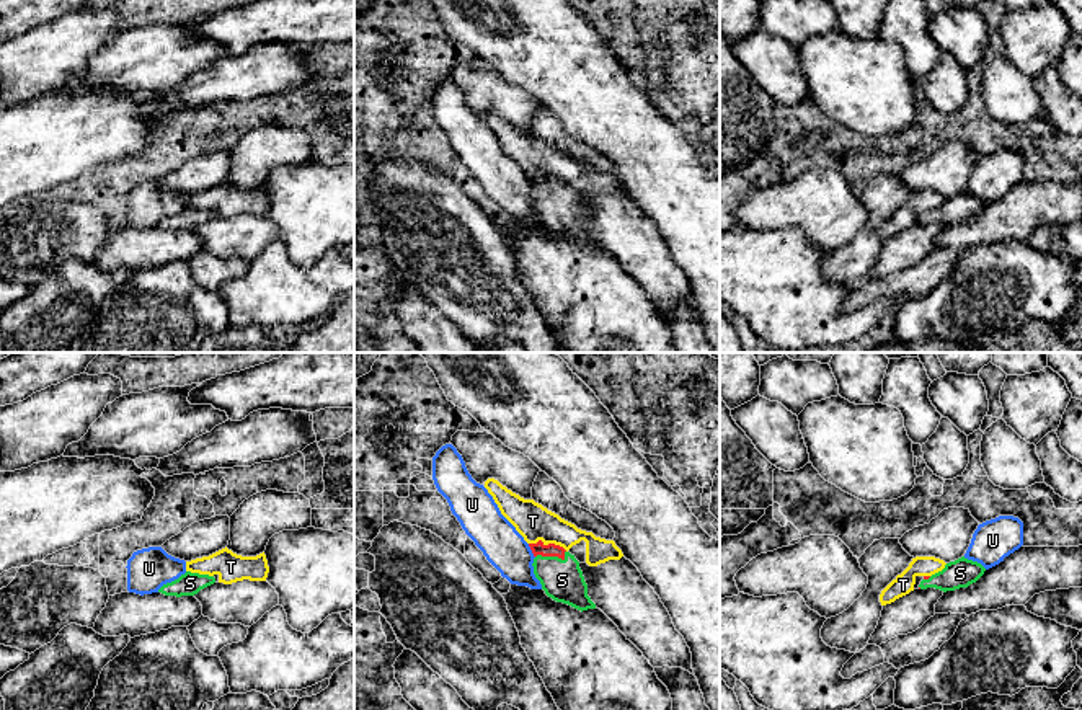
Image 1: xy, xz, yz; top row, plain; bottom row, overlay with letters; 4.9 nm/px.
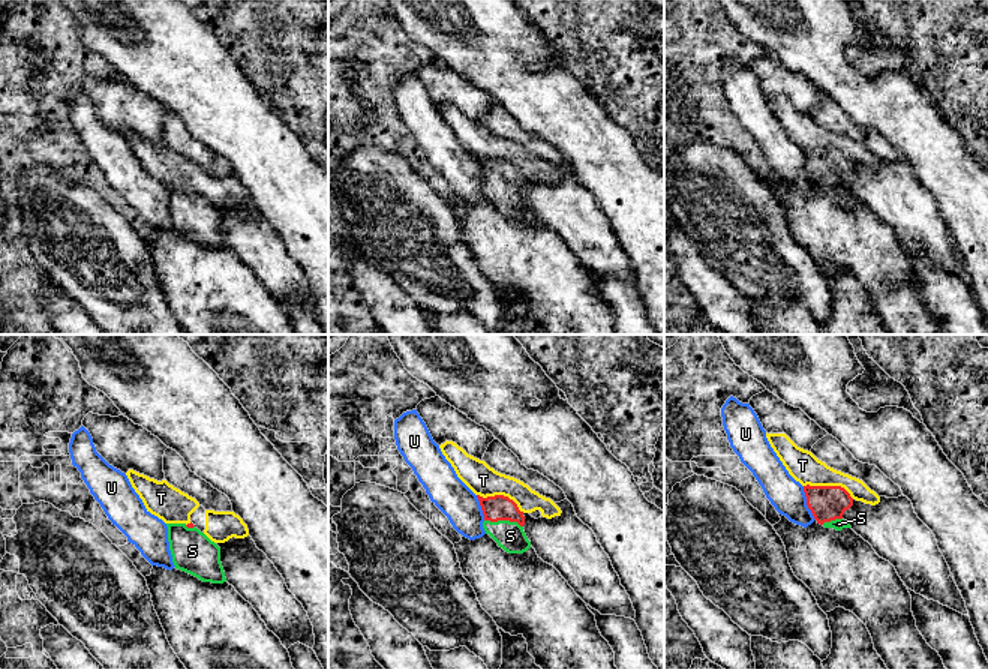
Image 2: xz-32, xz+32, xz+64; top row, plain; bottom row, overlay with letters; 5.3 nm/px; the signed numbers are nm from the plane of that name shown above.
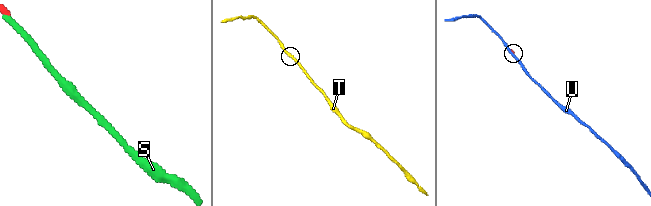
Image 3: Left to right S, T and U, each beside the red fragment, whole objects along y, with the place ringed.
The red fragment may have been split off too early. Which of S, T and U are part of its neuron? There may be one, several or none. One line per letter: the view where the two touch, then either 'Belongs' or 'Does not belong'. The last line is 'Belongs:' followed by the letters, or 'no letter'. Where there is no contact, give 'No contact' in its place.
S: Touches red in xz. Belongs
T: Touches red in xz. Does not belong
U: Touches red in xz. Does not belong
Belongs: S

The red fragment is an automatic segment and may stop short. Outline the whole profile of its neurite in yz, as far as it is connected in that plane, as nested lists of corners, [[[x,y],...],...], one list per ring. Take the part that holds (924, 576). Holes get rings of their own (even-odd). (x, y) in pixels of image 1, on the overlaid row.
[[[961,557],[955,561],[947,563],[942,571],[932,576],[924,576],[919,588],[935,588],[943,592],[955,591],[976,583],[984,575],[984,571],[986,568],[981,563]]]

